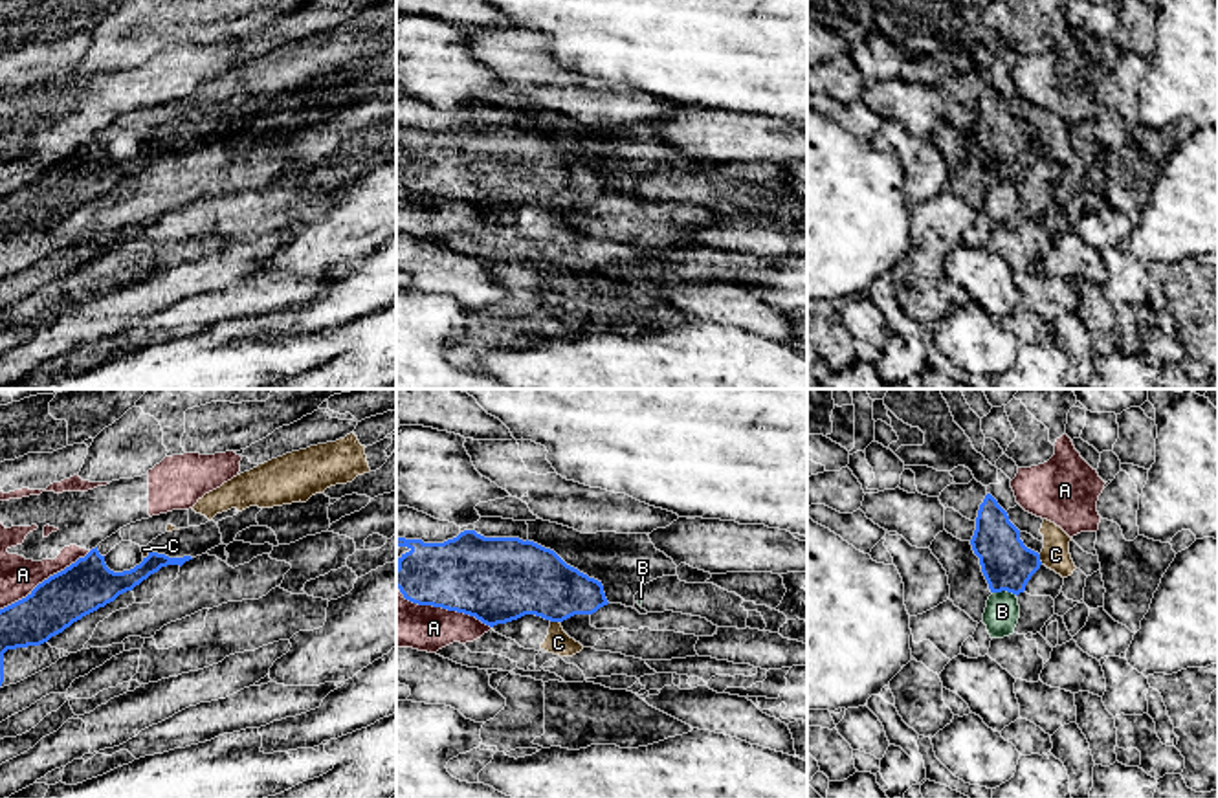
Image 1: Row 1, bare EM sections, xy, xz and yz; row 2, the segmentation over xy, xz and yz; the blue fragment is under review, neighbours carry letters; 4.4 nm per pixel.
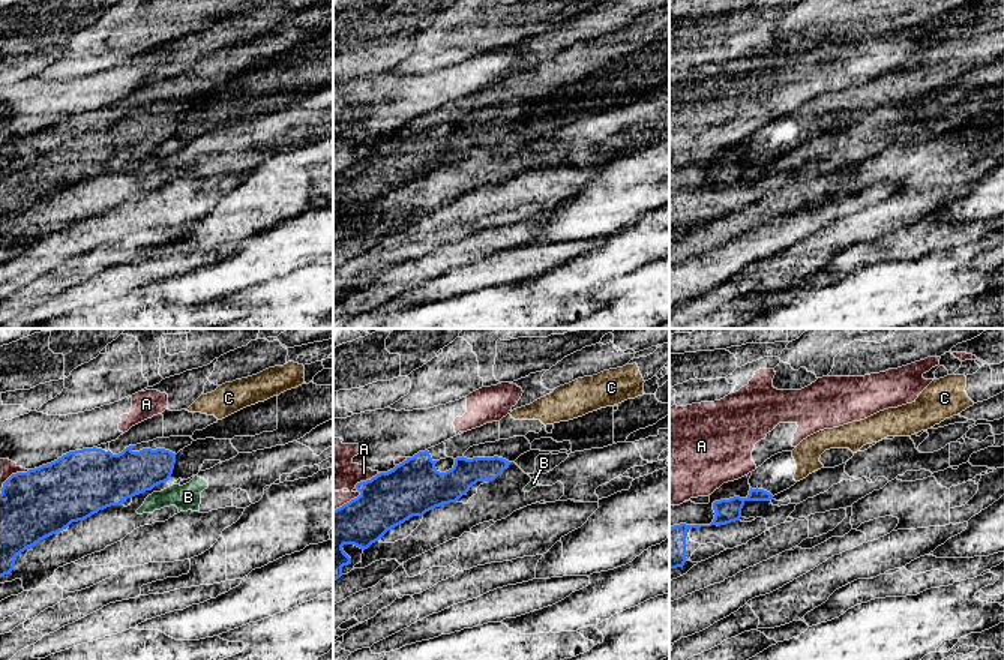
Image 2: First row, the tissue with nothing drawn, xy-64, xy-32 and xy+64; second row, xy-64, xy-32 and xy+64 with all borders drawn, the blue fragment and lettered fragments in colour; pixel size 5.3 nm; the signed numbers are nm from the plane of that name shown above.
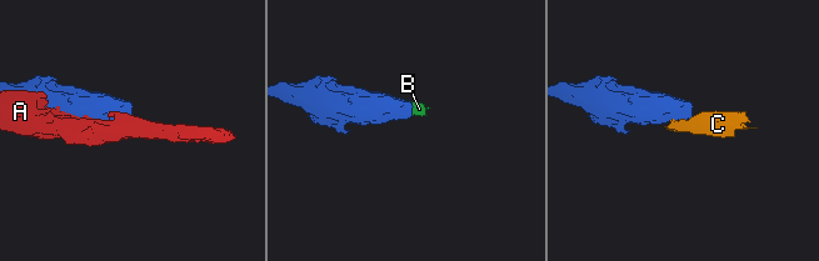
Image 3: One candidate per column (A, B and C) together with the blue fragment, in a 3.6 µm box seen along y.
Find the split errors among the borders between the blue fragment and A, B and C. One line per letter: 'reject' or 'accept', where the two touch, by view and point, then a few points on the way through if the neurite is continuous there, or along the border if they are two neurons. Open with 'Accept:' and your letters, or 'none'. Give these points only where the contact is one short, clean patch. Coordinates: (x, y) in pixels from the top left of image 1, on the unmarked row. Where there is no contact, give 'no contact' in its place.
Accept: C
A: reject; contact xz (442, 197)
B: reject; contact yz (1006, 178)
C: accept; contact yz (1039, 149); way yz (1006, 151), (1039, 149), (1055, 144)

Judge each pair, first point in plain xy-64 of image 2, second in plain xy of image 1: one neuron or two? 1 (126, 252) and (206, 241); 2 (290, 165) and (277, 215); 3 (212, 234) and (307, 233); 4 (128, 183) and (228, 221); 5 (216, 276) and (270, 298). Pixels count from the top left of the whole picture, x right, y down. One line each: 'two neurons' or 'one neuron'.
1: two neurons
2: two neurons
3: one neuron
4: two neurons
5: two neurons

